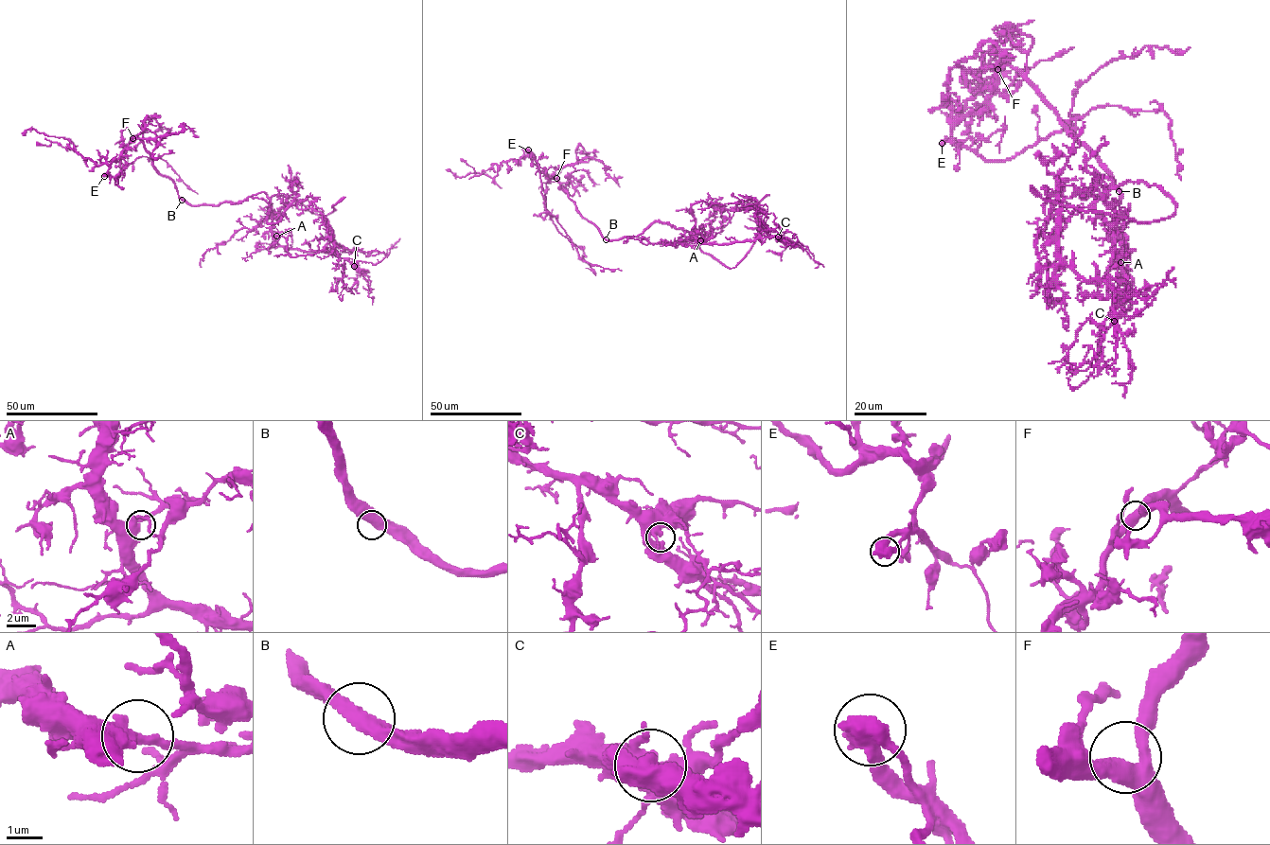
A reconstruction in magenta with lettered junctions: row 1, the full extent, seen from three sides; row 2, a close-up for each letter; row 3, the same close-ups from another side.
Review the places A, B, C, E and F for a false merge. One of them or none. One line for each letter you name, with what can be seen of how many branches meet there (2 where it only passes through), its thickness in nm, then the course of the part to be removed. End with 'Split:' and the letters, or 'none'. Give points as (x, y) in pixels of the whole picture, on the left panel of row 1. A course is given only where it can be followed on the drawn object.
E: Branches: 2. Thickness 600 nm. Course of the part to remove: (104, 175), (108, 173), (115, 184), (121, 170), (138, 157), (158, 158), (165, 160), (198, 194)
Split: E

